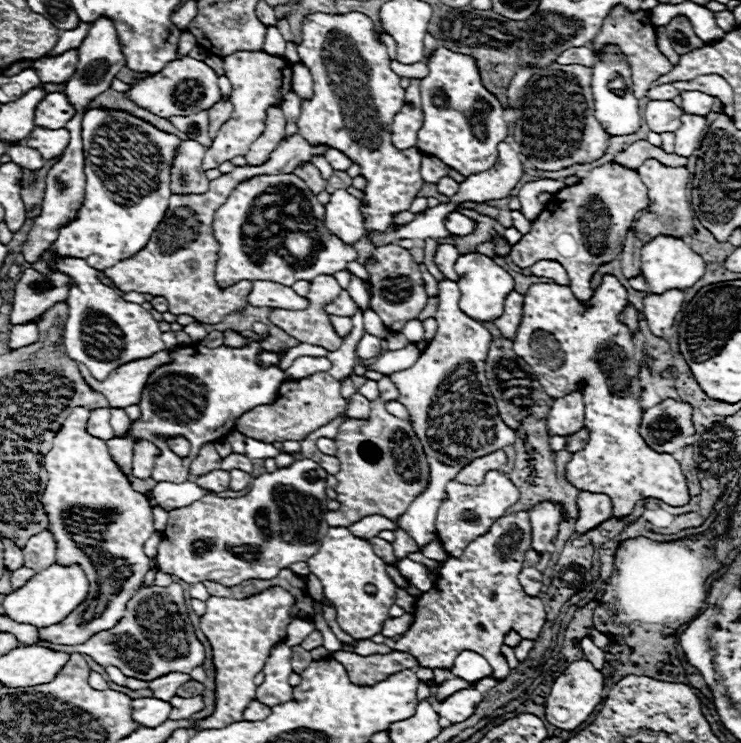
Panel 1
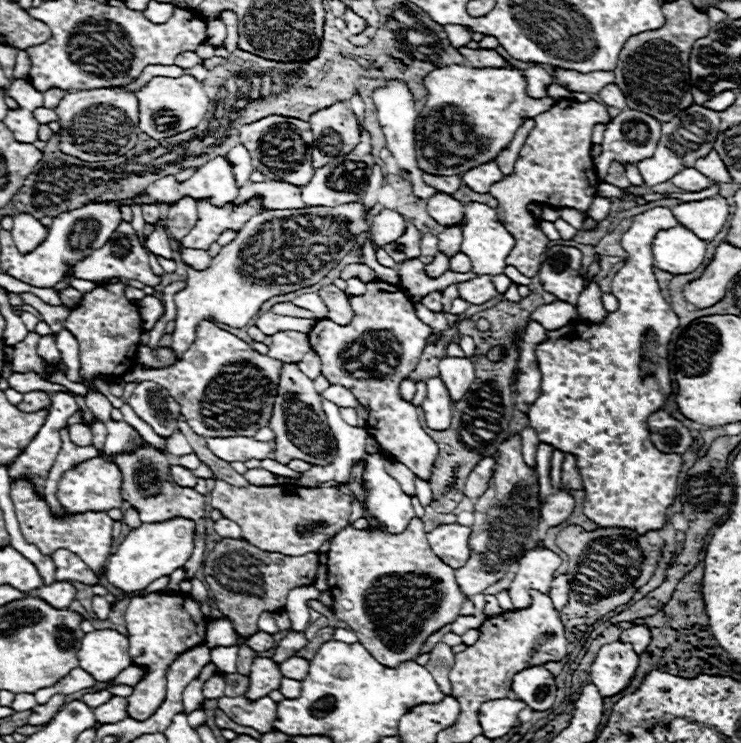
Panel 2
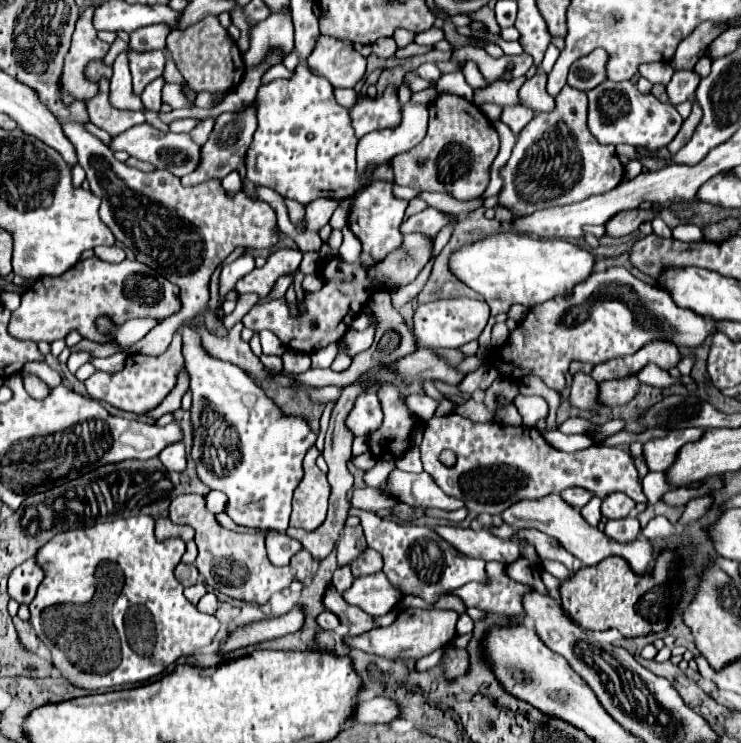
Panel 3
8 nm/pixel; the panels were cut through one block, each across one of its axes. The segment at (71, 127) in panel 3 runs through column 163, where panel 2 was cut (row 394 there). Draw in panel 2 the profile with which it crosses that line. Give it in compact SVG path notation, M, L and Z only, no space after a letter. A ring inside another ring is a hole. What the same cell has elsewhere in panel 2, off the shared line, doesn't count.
M202 322L196 328L194 344L184 352L180 362L160 370L134 366L122 376L122 382L150 380L164 386L180 404L182 416L198 436L254 436L270 422L278 372L278 360L258 354L246 342L216 324ZM330 386L322 392L322 398L326 400L332 400L334 404L338 404L340 408L356 408L358 406L358 400L354 398L354 394L350 394L346 388L342 386Z

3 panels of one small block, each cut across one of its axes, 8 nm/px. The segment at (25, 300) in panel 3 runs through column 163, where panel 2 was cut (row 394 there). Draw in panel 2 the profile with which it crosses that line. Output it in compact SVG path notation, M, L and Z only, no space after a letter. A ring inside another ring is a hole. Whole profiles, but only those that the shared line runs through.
M282 362L278 388L282 392L274 398L272 418L268 422L268 428L274 432L274 460L280 464L288 464L290 460L304 460L312 466L332 464L334 452L338 452L336 440L322 410L322 398L314 390L314 382L298 368L298 364Z

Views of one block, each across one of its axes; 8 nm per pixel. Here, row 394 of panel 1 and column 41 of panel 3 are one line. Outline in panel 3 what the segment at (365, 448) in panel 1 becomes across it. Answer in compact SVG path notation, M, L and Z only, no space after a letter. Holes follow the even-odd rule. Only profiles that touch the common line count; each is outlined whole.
M24 372L24 374L22 374L22 382L24 382L26 392L28 392L32 398L46 398L46 394L50 392L48 386L46 386L38 376L34 376L34 374Z

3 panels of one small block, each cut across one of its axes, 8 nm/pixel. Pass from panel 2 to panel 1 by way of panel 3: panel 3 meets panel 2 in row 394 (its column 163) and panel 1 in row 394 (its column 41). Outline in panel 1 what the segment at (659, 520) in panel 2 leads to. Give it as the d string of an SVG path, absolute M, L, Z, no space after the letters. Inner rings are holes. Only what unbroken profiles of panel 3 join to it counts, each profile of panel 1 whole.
M606 276L606 278L602 280L602 284L596 288L596 292L594 292L592 302L588 304L588 308L582 308L582 306L580 306L580 302L578 302L578 300L574 298L574 294L572 294L570 286L548 284L548 282L532 284L532 286L528 288L528 292L524 294L524 316L522 316L522 322L520 322L520 326L518 326L516 338L514 338L514 352L530 364L530 368L532 368L534 374L538 376L538 382L542 384L542 388L544 388L544 392L546 392L548 396L552 396L552 398L562 398L562 396L566 396L568 392L576 390L578 380L586 380L586 382L588 382L588 388L584 390L584 404L586 404L586 420L584 420L584 426L590 430L590 440L588 440L586 448L582 448L582 450L578 450L578 452L572 454L572 460L566 464L566 476L568 476L568 480L570 480L578 490L590 490L590 492L604 492L604 494L608 494L608 496L612 498L612 502L614 502L614 516L618 516L618 518L630 514L632 508L634 508L634 504L636 504L638 500L644 500L644 498L658 498L658 500L662 500L662 502L666 502L666 504L670 504L670 506L682 506L682 504L686 504L686 502L690 500L690 494L688 494L688 488L686 488L686 478L684 478L684 472L682 472L678 460L676 460L672 454L658 454L658 452L654 452L652 448L646 446L646 442L644 442L642 436L638 434L638 424L640 424L640 420L642 420L642 410L640 410L640 406L638 406L638 400L640 400L640 394L642 394L640 368L638 368L636 362L634 362L634 340L632 340L632 334L630 334L630 330L628 330L624 324L620 324L620 320L618 320L618 314L620 314L620 310L626 306L626 302L628 302L628 294L626 294L626 290L622 288L622 284L620 284L614 276Z

